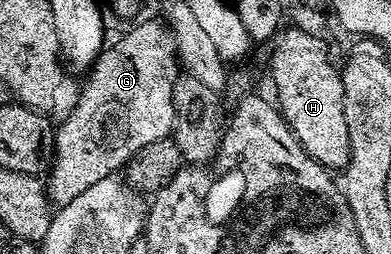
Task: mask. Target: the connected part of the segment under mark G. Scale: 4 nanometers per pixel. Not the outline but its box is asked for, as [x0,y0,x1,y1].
[46,20,182,205]

